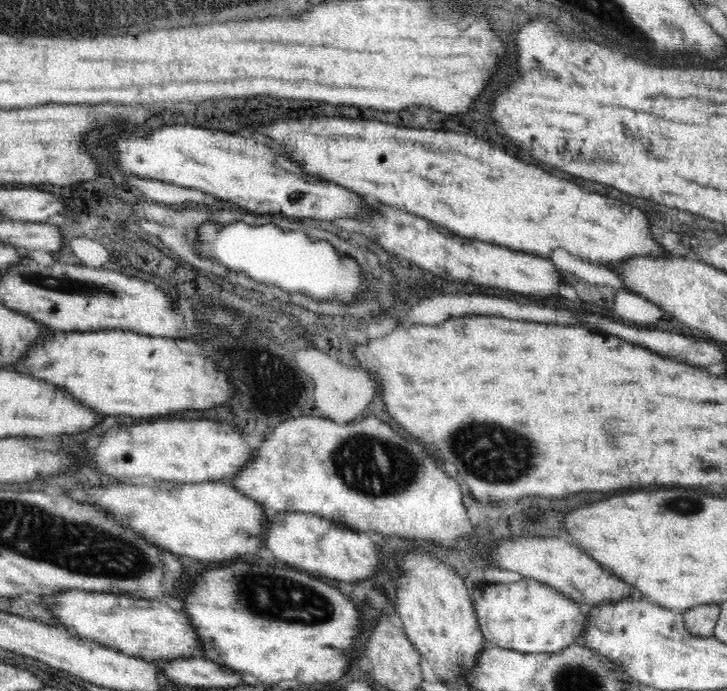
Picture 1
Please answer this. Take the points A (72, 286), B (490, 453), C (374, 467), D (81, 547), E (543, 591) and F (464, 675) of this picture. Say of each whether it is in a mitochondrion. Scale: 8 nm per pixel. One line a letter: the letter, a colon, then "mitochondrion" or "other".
A: mitochondrion
B: mitochondrion
C: mitochondrion
D: mitochondrion
E: other
F: other

